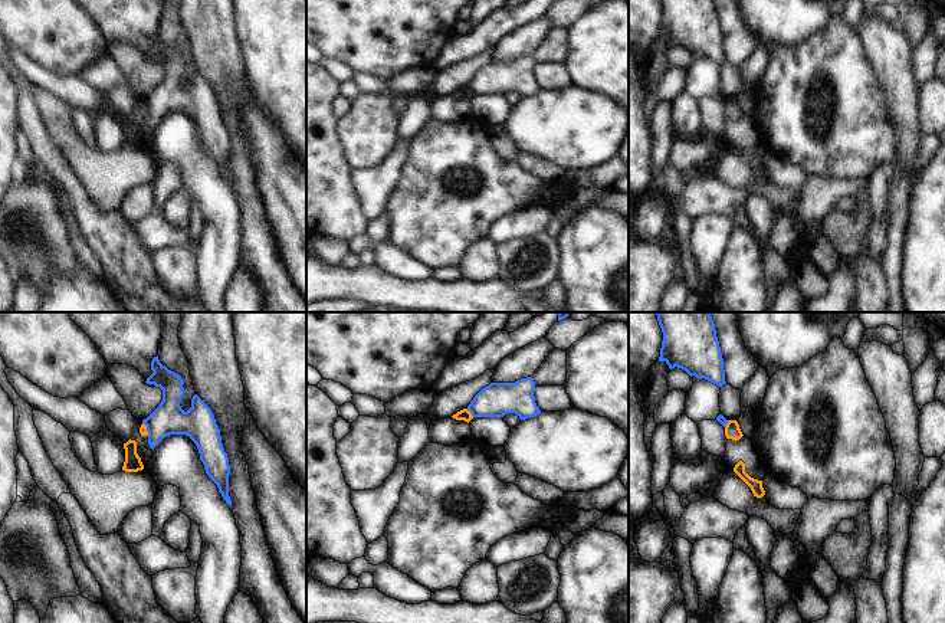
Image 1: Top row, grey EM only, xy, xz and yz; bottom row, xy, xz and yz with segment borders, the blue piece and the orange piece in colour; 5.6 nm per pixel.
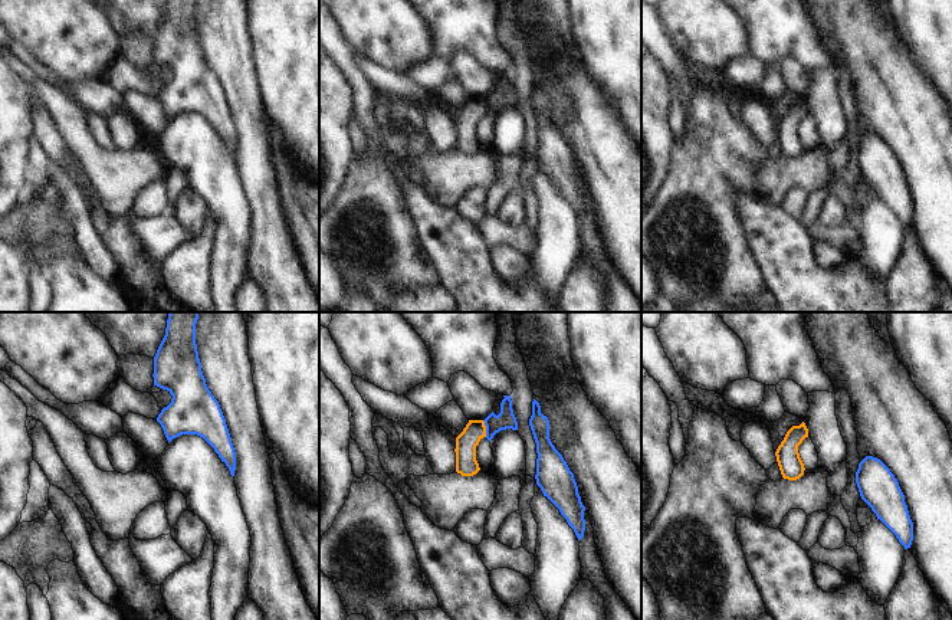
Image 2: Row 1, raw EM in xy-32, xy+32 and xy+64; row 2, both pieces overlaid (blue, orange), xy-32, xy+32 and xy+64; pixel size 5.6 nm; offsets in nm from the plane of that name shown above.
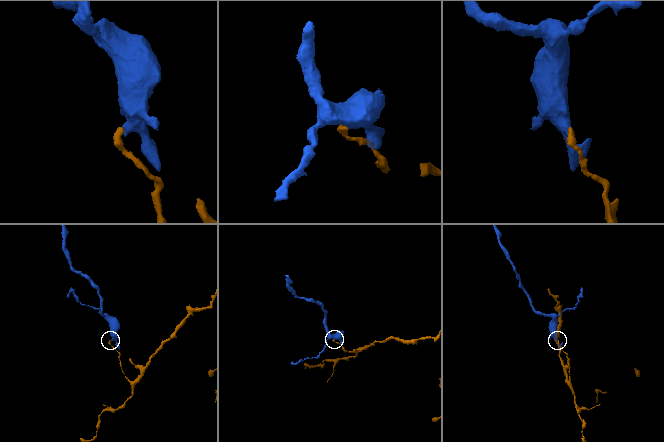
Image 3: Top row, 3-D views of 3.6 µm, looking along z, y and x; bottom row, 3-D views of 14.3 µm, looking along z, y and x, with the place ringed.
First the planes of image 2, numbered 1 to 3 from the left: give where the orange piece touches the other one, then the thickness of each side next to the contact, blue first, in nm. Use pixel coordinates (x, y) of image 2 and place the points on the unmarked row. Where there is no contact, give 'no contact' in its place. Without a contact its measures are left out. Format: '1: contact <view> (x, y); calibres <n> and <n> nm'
1: no contact
2: contact xy+32 (486, 107); calibres 100 and 120 nm
3: no contact

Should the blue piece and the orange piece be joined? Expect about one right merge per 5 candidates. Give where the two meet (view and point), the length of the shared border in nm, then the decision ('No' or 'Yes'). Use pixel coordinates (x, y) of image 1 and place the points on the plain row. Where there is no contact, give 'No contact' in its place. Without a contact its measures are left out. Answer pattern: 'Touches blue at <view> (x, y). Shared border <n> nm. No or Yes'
Touches blue at xz (471, 89). Shared border 60 nm. No.

